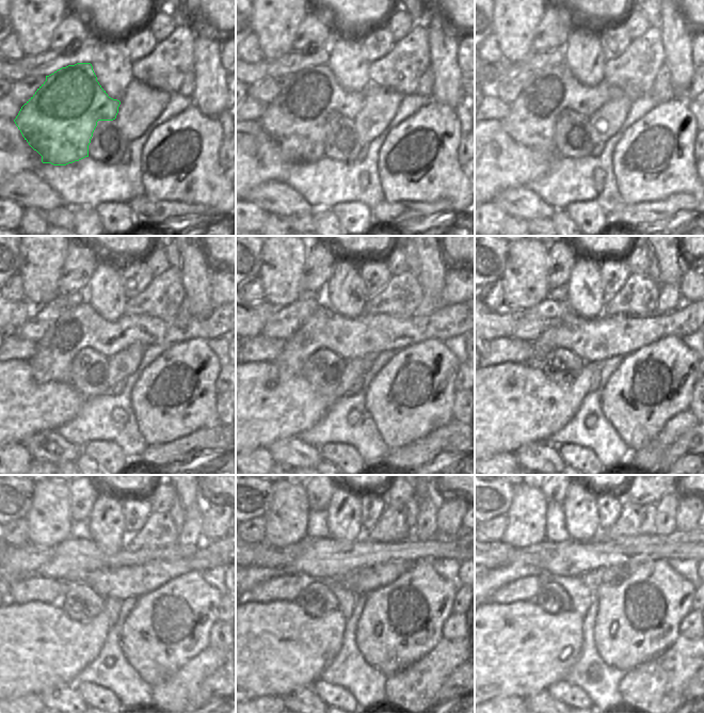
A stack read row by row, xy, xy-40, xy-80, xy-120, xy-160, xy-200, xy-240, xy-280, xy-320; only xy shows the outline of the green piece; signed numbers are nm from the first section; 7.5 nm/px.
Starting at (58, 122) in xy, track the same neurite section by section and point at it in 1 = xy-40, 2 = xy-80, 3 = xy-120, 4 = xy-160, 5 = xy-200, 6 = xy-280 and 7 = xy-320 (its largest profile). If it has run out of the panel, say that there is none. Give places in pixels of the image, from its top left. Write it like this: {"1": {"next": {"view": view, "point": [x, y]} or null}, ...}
{"1": {"next": {"view": "xy-40", "point": [297, 120]}}, "2": {"next": {"view": "xy-80", "point": [531, 122]}}, "3": {"next": {"view": "xy-120", "point": [80, 327]}}, "4": {"next": {"view": "xy-160", "point": [325, 329]}}, "5": {"next": {"view": "xy-200", "point": [606, 336]}}, "6": {"next": {"view": "xy-280", "point": [365, 580]}}, "7": {"next": {"view": "xy-320", "point": [603, 574]}}}

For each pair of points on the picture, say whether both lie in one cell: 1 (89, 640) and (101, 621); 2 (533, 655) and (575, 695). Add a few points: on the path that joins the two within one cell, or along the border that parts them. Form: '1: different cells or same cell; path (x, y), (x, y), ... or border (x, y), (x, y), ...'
1: same cell; path (92, 636), (99, 626)
2: different cells; border (563, 679), (554, 682), (546, 690)

